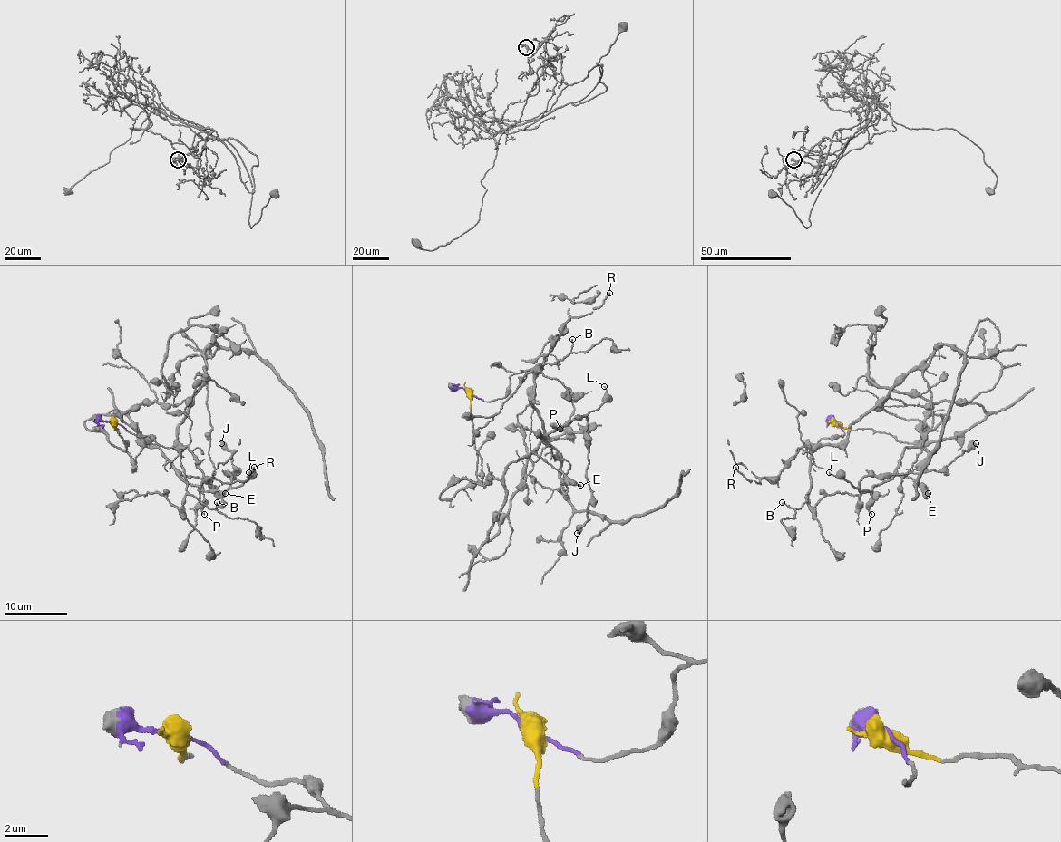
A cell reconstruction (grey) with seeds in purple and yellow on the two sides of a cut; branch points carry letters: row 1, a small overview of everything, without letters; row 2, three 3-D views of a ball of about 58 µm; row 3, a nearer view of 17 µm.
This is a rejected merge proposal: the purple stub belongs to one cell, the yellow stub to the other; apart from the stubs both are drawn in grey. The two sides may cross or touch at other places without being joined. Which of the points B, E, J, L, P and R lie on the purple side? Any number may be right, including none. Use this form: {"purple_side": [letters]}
{"purple_side": ["B", "R"]}

